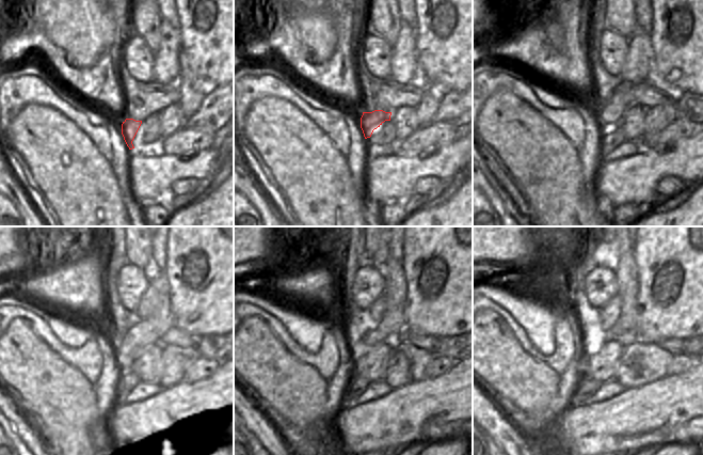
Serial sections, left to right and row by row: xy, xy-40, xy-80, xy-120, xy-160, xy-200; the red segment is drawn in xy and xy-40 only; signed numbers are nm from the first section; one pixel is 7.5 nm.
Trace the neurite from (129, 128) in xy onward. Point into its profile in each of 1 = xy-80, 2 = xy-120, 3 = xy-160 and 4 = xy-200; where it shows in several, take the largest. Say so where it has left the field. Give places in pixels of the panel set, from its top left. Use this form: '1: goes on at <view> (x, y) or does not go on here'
1: goes on at xy-80 (609, 115)
2: goes on at xy-120 (146, 332)
3: goes on at xy-160 (393, 326)
4: goes on at xy-200 (626, 272)

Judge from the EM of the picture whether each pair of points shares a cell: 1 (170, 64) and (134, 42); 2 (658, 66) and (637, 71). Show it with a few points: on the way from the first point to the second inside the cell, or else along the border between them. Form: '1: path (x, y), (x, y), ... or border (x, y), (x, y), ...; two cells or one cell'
1: border (153, 55), (153, 77), (155, 79); two cells
2: border (651, 42), (651, 69), (645, 81); two cells

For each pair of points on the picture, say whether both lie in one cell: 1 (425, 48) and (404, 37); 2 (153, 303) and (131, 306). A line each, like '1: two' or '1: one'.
1: two
2: two

